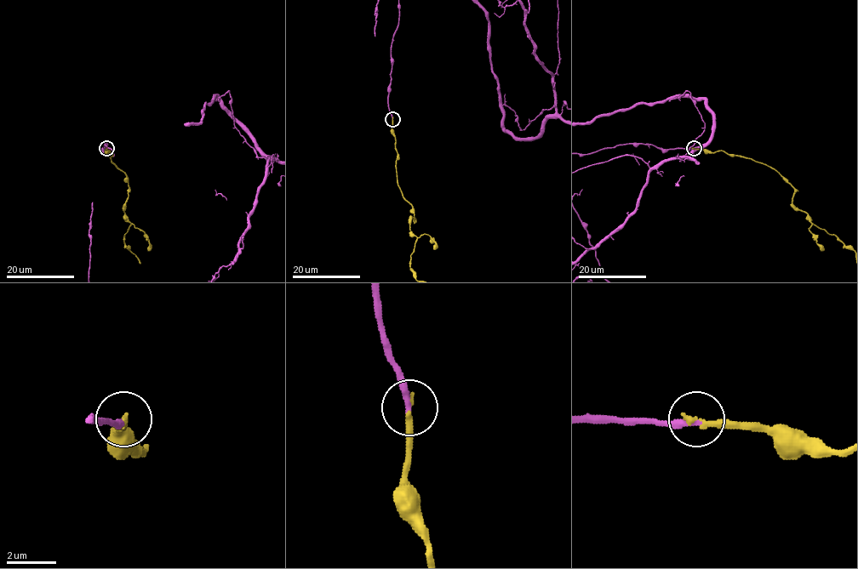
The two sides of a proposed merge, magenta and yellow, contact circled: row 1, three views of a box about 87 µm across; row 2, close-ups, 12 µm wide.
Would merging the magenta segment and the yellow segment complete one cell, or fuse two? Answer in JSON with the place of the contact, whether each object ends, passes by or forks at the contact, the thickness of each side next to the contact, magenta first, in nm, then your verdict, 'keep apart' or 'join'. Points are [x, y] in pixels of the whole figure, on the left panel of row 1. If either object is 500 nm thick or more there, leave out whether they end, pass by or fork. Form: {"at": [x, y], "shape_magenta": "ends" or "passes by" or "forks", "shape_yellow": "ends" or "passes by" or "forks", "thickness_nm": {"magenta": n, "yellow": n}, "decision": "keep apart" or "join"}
{"at": [106, 148], "shape_magenta": "ends", "shape_yellow": "ends", "thickness_nm": {"magenta": 280, "yellow": 260}, "decision": "join"}

